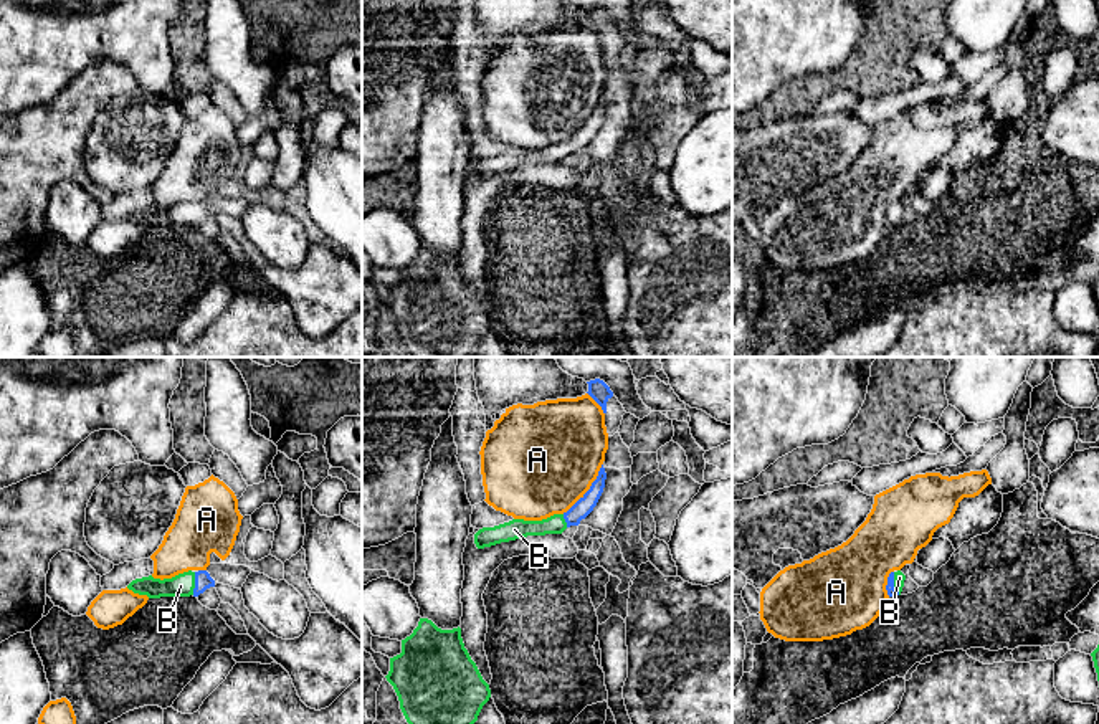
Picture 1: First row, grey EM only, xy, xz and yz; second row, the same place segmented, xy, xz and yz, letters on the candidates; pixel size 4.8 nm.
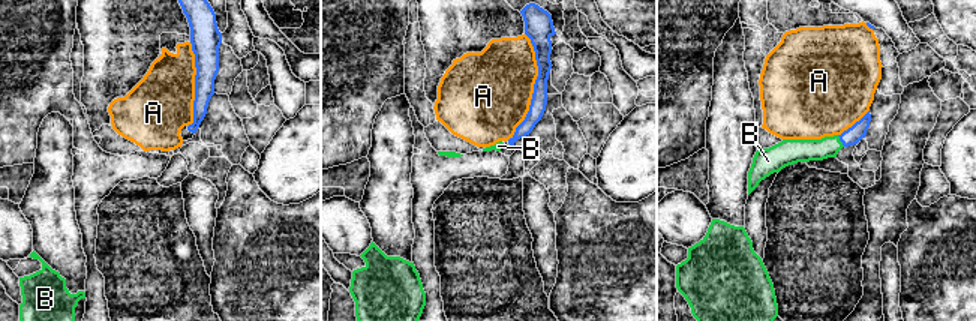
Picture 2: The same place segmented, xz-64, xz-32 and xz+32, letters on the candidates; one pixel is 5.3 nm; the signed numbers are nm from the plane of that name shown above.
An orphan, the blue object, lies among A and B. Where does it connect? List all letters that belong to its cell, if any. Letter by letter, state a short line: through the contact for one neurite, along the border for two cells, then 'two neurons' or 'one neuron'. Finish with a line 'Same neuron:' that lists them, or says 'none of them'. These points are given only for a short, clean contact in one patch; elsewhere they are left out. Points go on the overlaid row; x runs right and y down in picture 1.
A: two neurons
B: xy (202, 577), (195, 584), (180, 585) | one neuron
Same neuron: B

